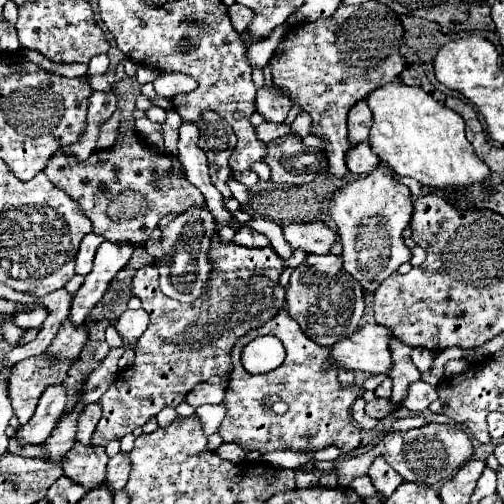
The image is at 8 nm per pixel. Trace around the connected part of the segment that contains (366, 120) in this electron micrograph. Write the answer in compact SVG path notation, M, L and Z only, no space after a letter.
M360 100L348 114L348 142L350 142L350 146L366 142L370 126L372 126L372 112L370 112L366 100Z

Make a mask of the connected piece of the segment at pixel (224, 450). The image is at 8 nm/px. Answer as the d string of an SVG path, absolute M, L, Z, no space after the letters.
M222 444L216 452L220 454L220 458L226 458L232 464L246 462L246 452L240 446L236 446L236 444Z

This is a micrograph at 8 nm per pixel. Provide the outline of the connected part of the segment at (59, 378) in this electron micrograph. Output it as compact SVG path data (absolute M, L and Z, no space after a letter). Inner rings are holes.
M48 352L26 358L12 368L8 390L14 414L18 416L20 424L26 424L30 420L42 392L56 382L64 382L70 368L72 362L64 362L60 354ZM52 358L58 358L58 364L52 364Z

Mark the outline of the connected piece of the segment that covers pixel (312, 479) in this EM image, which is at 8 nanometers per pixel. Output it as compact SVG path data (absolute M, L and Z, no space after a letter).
M296 470L296 488L312 488L318 486L318 472L300 472Z

